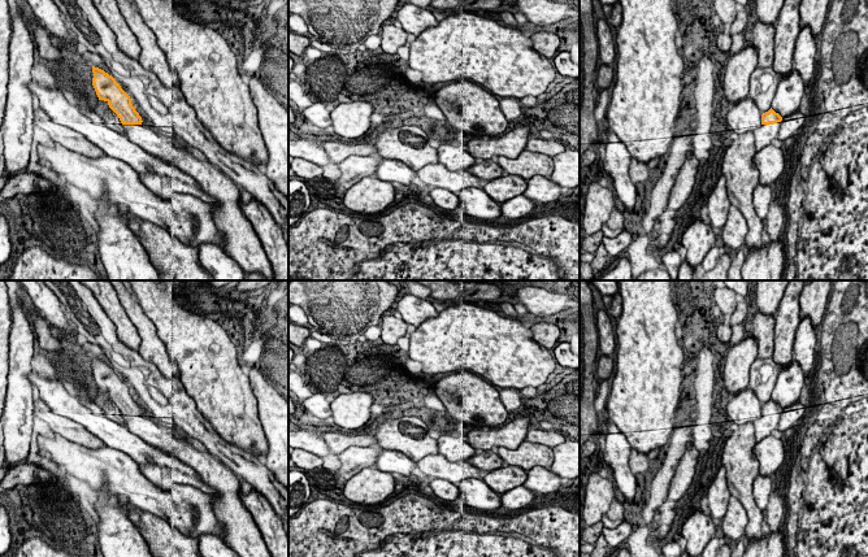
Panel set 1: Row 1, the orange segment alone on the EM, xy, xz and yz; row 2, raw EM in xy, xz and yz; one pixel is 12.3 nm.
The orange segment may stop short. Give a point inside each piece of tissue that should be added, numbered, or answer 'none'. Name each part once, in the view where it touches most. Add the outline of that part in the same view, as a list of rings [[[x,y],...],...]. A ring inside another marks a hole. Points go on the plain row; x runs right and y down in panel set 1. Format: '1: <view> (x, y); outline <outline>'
1: yz (763, 426); outline [[[777,413],[777,414],[761,415],[760,418],[752,422],[755,428],[756,443],[772,435],[772,431],[778,427],[780,418],[781,413]]]

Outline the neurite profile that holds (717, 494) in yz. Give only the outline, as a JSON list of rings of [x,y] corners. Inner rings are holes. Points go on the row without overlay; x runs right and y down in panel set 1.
[[[724,465],[719,469],[712,484],[709,486],[707,497],[711,517],[715,521],[721,522],[726,513],[730,497],[726,482],[726,469]]]

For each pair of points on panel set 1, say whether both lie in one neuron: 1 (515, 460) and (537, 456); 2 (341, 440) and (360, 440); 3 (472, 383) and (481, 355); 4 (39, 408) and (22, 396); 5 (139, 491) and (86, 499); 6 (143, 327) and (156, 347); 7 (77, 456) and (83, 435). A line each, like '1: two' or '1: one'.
1: one
2: one
3: two
4: two
5: one
6: one
7: two

